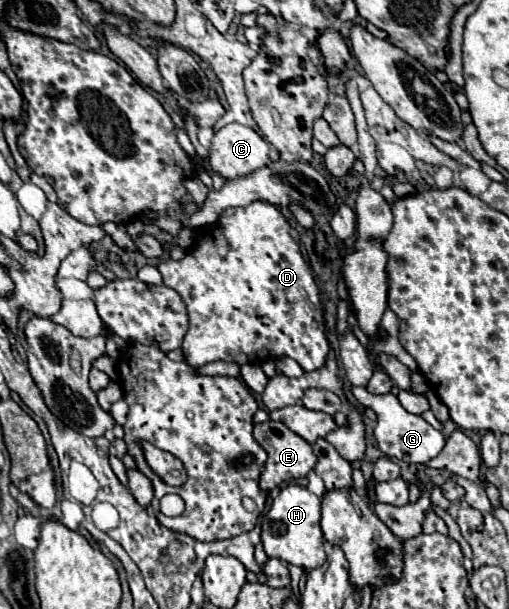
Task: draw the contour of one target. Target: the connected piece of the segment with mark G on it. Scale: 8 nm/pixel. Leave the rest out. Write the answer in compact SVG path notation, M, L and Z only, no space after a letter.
M352 388L352 392L360 404L364 404L366 408L376 412L378 424L374 428L374 436L376 436L376 442L378 442L378 448L382 450L382 454L396 458L396 460L404 460L408 464L426 464L428 460L438 456L440 450L444 448L442 432L434 430L422 416L408 414L400 406L400 402L394 394L372 394L366 388Z

